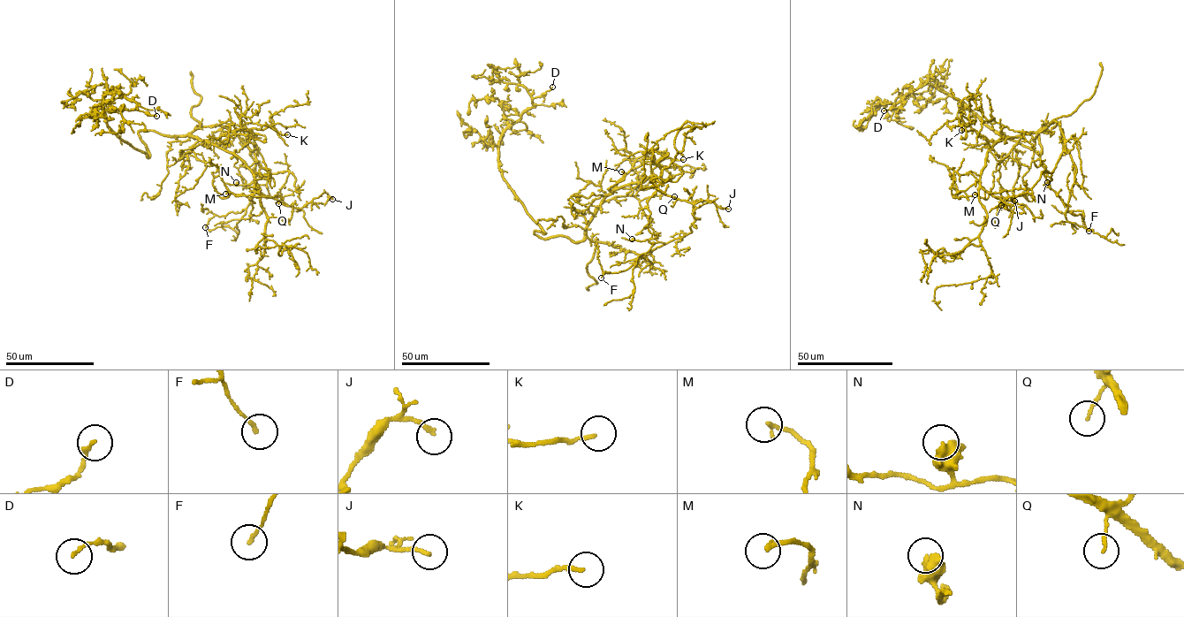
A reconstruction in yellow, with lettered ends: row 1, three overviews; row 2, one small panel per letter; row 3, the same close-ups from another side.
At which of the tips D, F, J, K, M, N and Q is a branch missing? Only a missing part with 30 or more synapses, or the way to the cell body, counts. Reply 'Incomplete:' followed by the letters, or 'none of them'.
Incomplete: D

